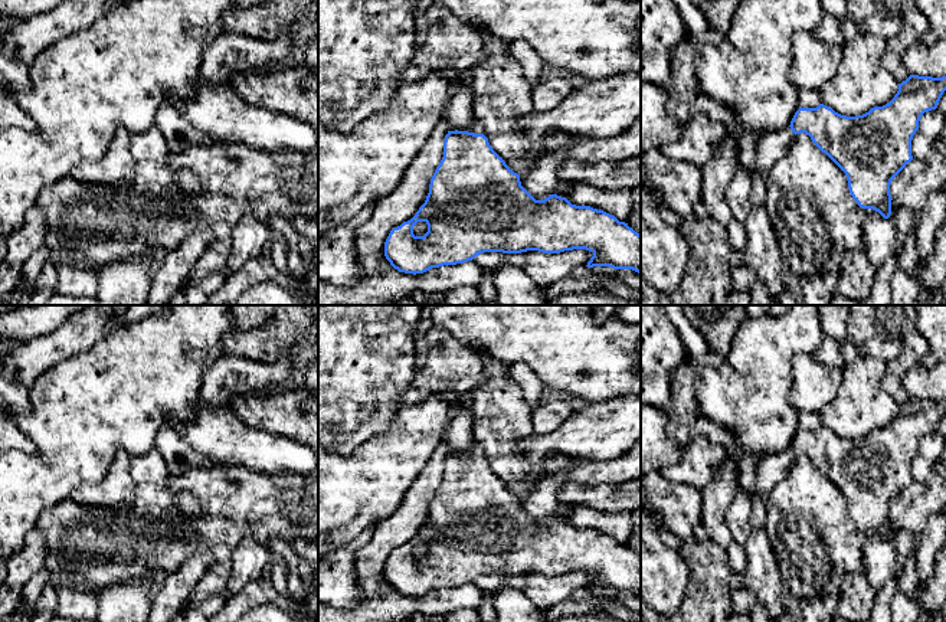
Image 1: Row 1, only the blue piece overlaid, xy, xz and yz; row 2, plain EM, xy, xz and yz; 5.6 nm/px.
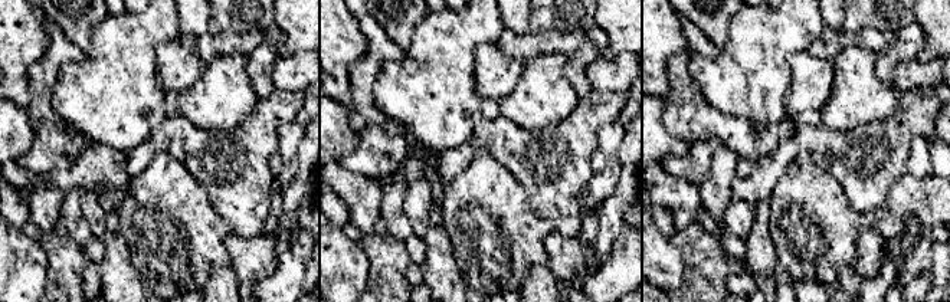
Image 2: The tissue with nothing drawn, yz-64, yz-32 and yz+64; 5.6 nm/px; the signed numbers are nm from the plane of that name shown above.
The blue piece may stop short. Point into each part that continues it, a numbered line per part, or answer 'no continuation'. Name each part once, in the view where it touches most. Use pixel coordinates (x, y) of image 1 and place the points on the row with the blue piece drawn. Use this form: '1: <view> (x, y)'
1: xz (475, 127)

